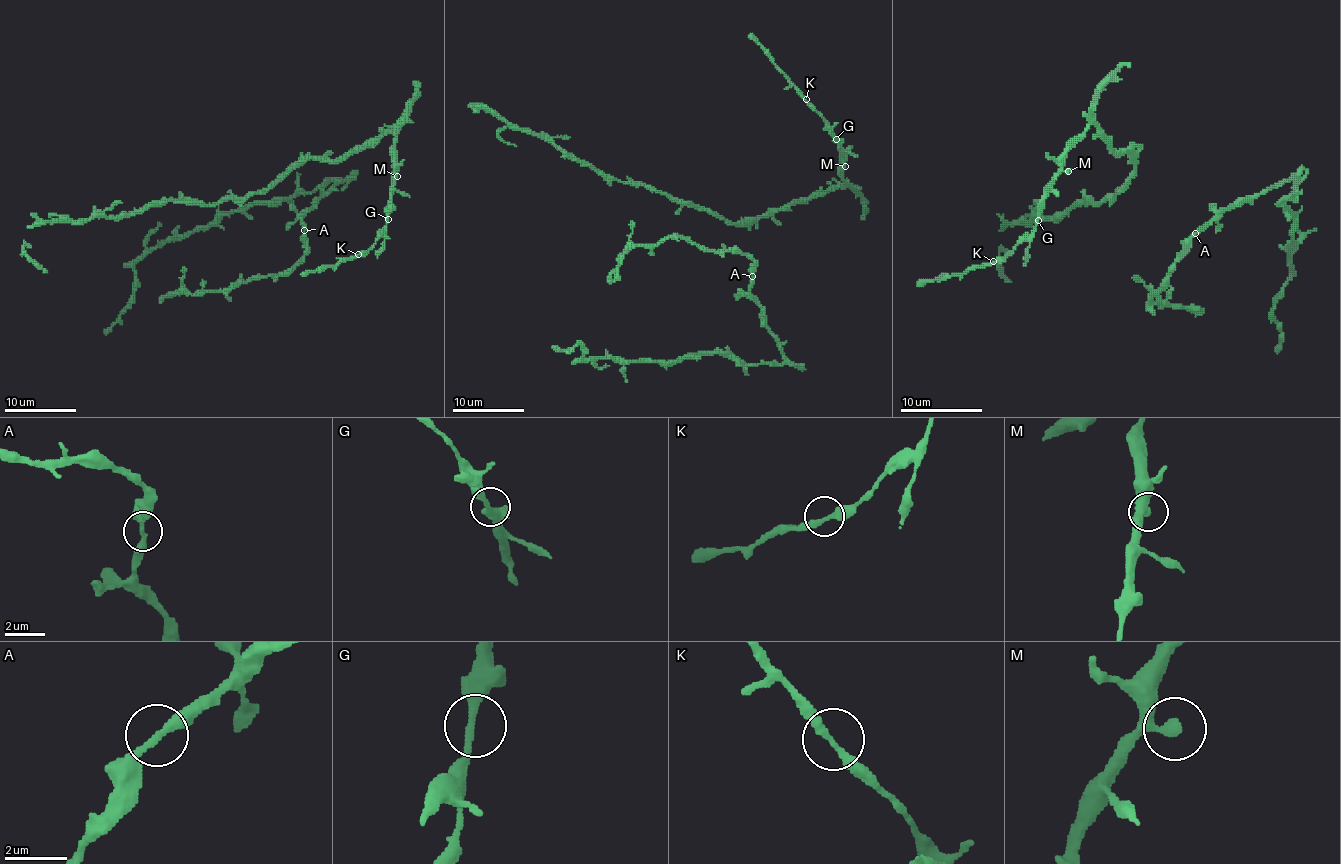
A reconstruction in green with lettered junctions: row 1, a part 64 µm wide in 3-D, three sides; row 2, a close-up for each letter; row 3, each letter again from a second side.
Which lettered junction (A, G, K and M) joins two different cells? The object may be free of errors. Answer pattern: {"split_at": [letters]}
{"split_at": []}

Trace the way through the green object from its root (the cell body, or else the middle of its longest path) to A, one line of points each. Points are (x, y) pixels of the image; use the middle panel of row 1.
A: (739, 289), (745, 294), (752, 276)

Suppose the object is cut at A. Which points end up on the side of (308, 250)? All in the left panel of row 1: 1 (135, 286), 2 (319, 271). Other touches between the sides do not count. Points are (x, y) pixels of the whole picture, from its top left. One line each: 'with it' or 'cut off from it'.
1: cut off from it
2: cut off from it

